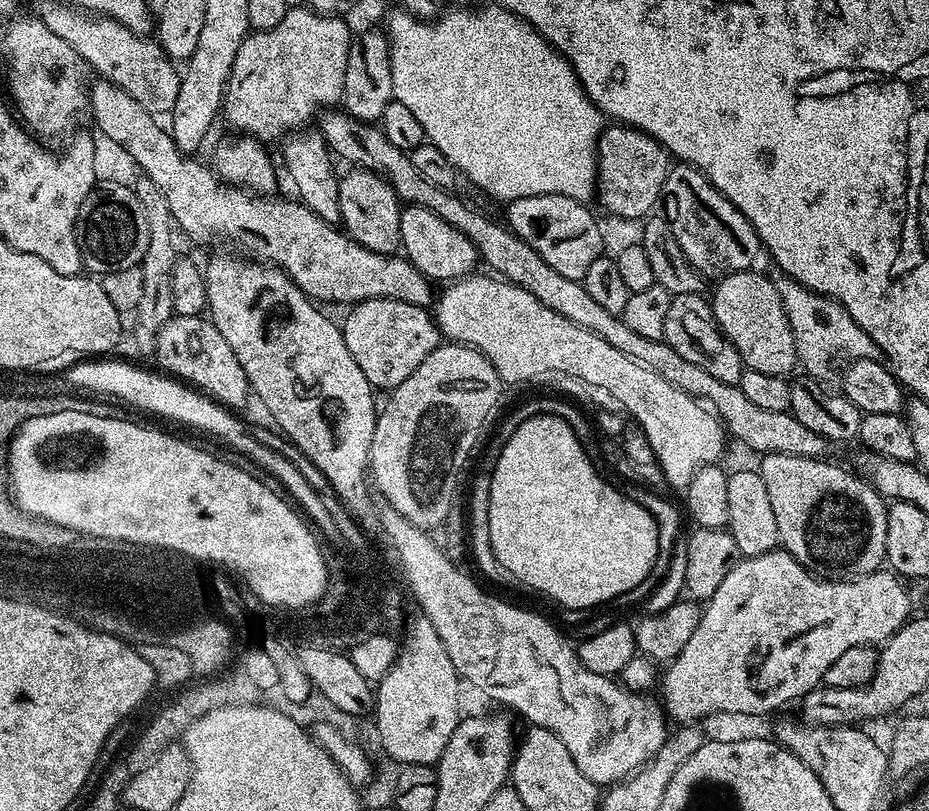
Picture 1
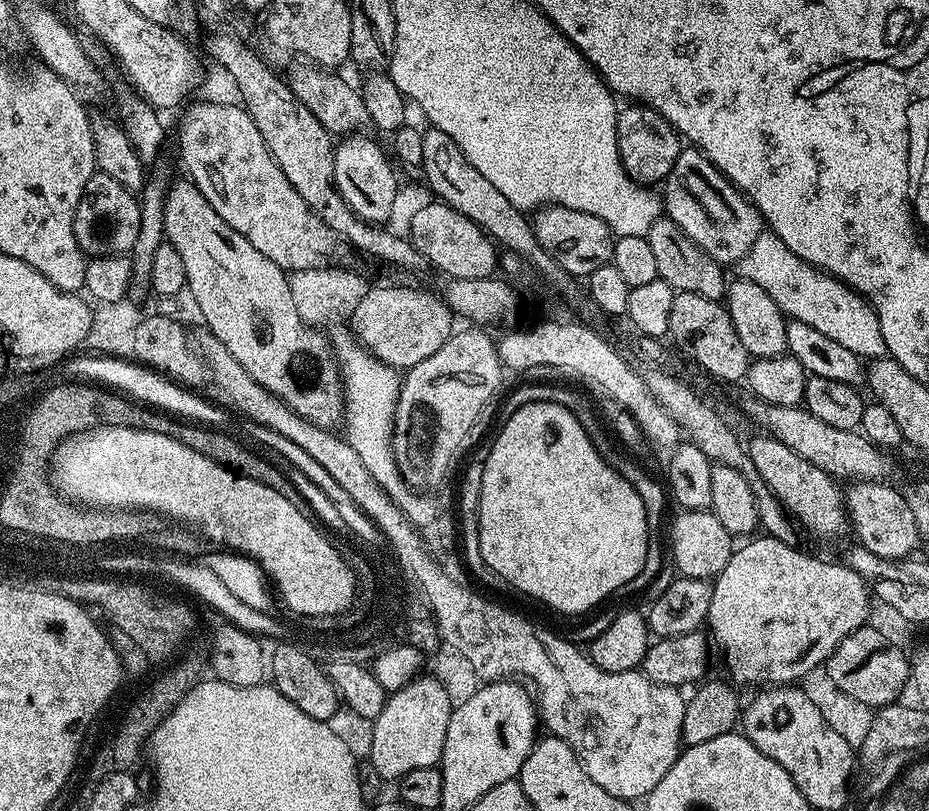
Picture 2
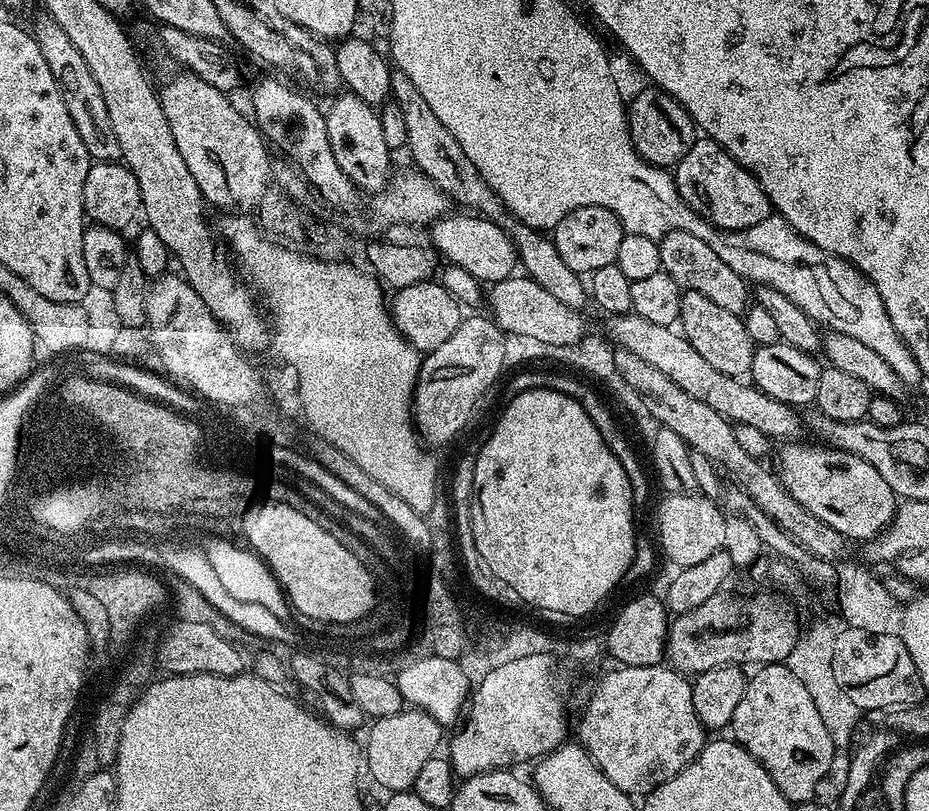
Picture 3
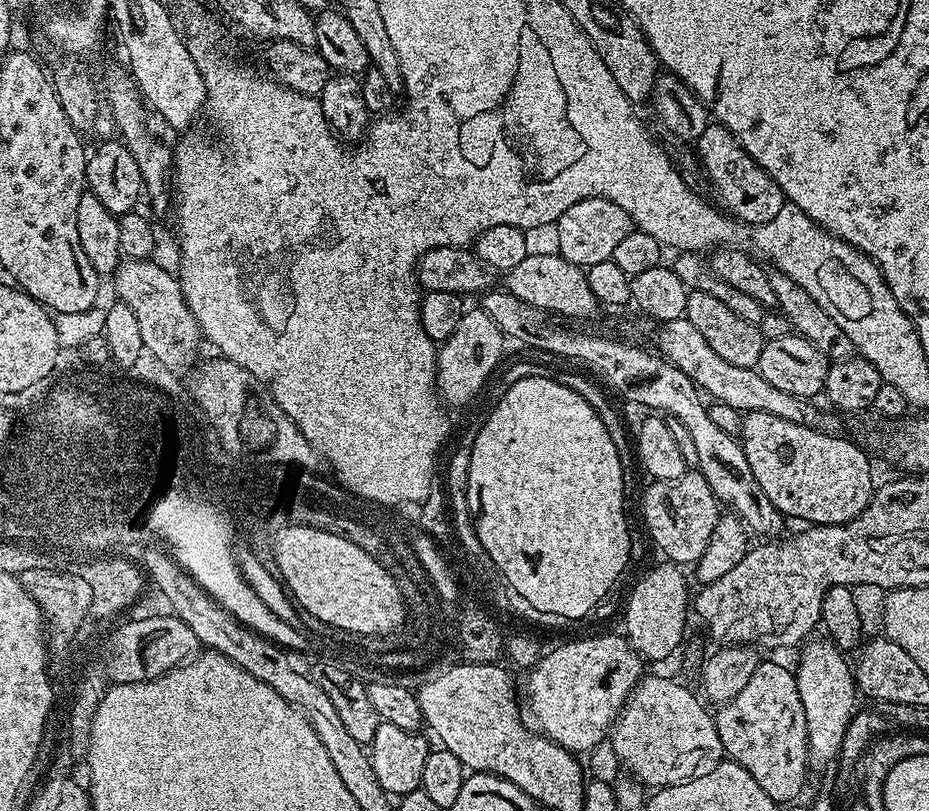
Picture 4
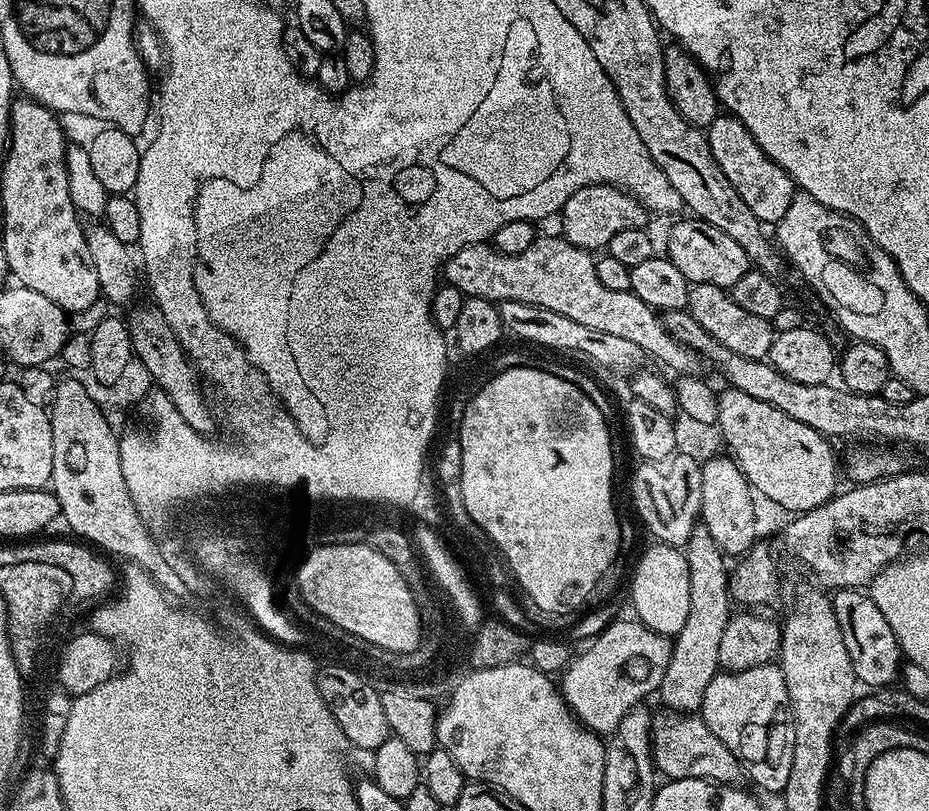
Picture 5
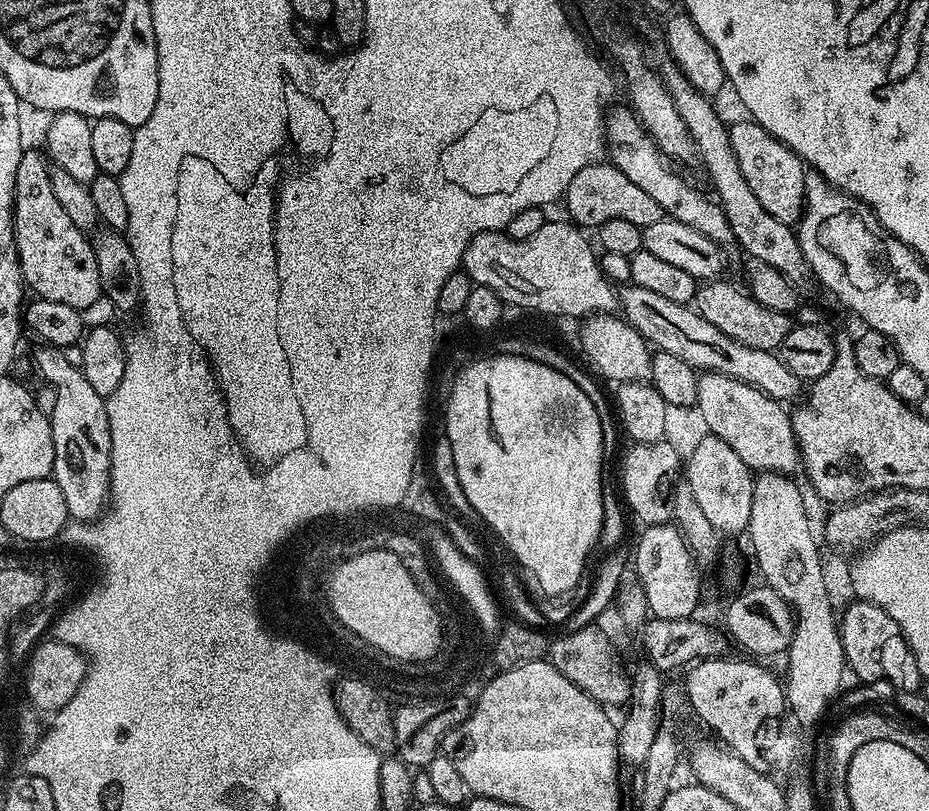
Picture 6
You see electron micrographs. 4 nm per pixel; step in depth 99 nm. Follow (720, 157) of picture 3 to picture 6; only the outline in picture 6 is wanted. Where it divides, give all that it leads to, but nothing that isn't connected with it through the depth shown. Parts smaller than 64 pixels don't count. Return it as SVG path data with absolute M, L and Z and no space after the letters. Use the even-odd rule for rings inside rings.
M743 118L729 127L730 146L734 148L734 158L738 158L738 170L742 170L742 178L754 190L755 197L767 213L782 223L791 226L799 225L804 214L804 191L806 182L804 173L806 165L794 150L790 150L778 138L774 138L761 124L751 118Z

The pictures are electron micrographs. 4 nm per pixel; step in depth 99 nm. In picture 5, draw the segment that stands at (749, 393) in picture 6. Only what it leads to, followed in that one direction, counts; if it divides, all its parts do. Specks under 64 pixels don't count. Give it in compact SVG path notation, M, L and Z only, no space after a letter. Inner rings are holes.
M731 386L725 389L725 392L721 391L718 396L718 418L715 424L720 428L723 447L729 448L727 451L731 459L736 461L748 483L759 495L761 492L770 503L792 512L788 514L809 512L837 495L838 452L836 456L835 450L832 449L833 441L829 437L806 426L806 422L798 422L798 418L790 418L790 414L782 414L782 410L770 406L770 402L758 402L758 398L750 398L750 394Z

